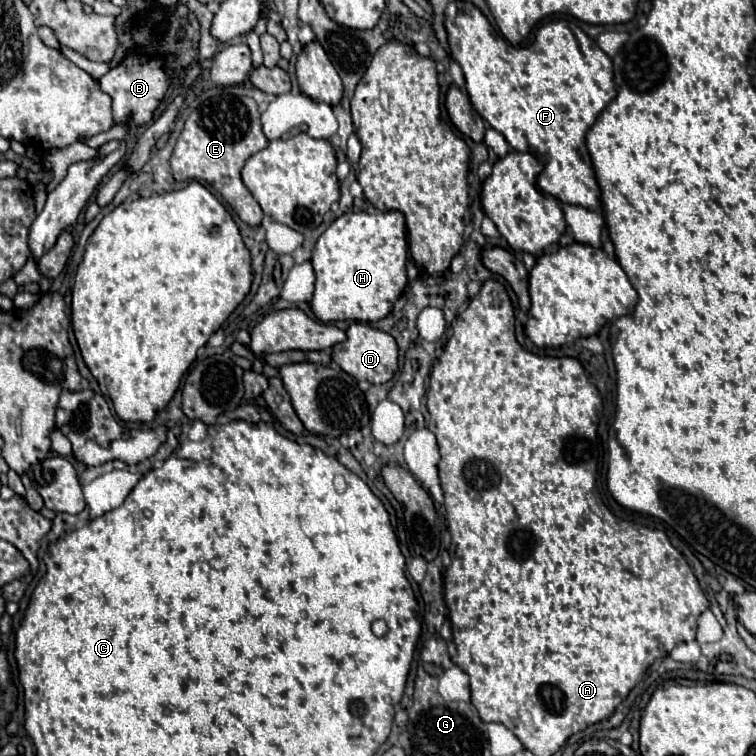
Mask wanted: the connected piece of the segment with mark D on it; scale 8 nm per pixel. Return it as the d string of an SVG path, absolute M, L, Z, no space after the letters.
M354 322L348 330L346 330L346 342L336 344L332 348L332 360L350 376L354 376L356 380L368 380L370 384L384 384L388 380L392 380L392 376L398 370L398 346L396 340L382 332L372 328L370 324L362 324L362 322Z

